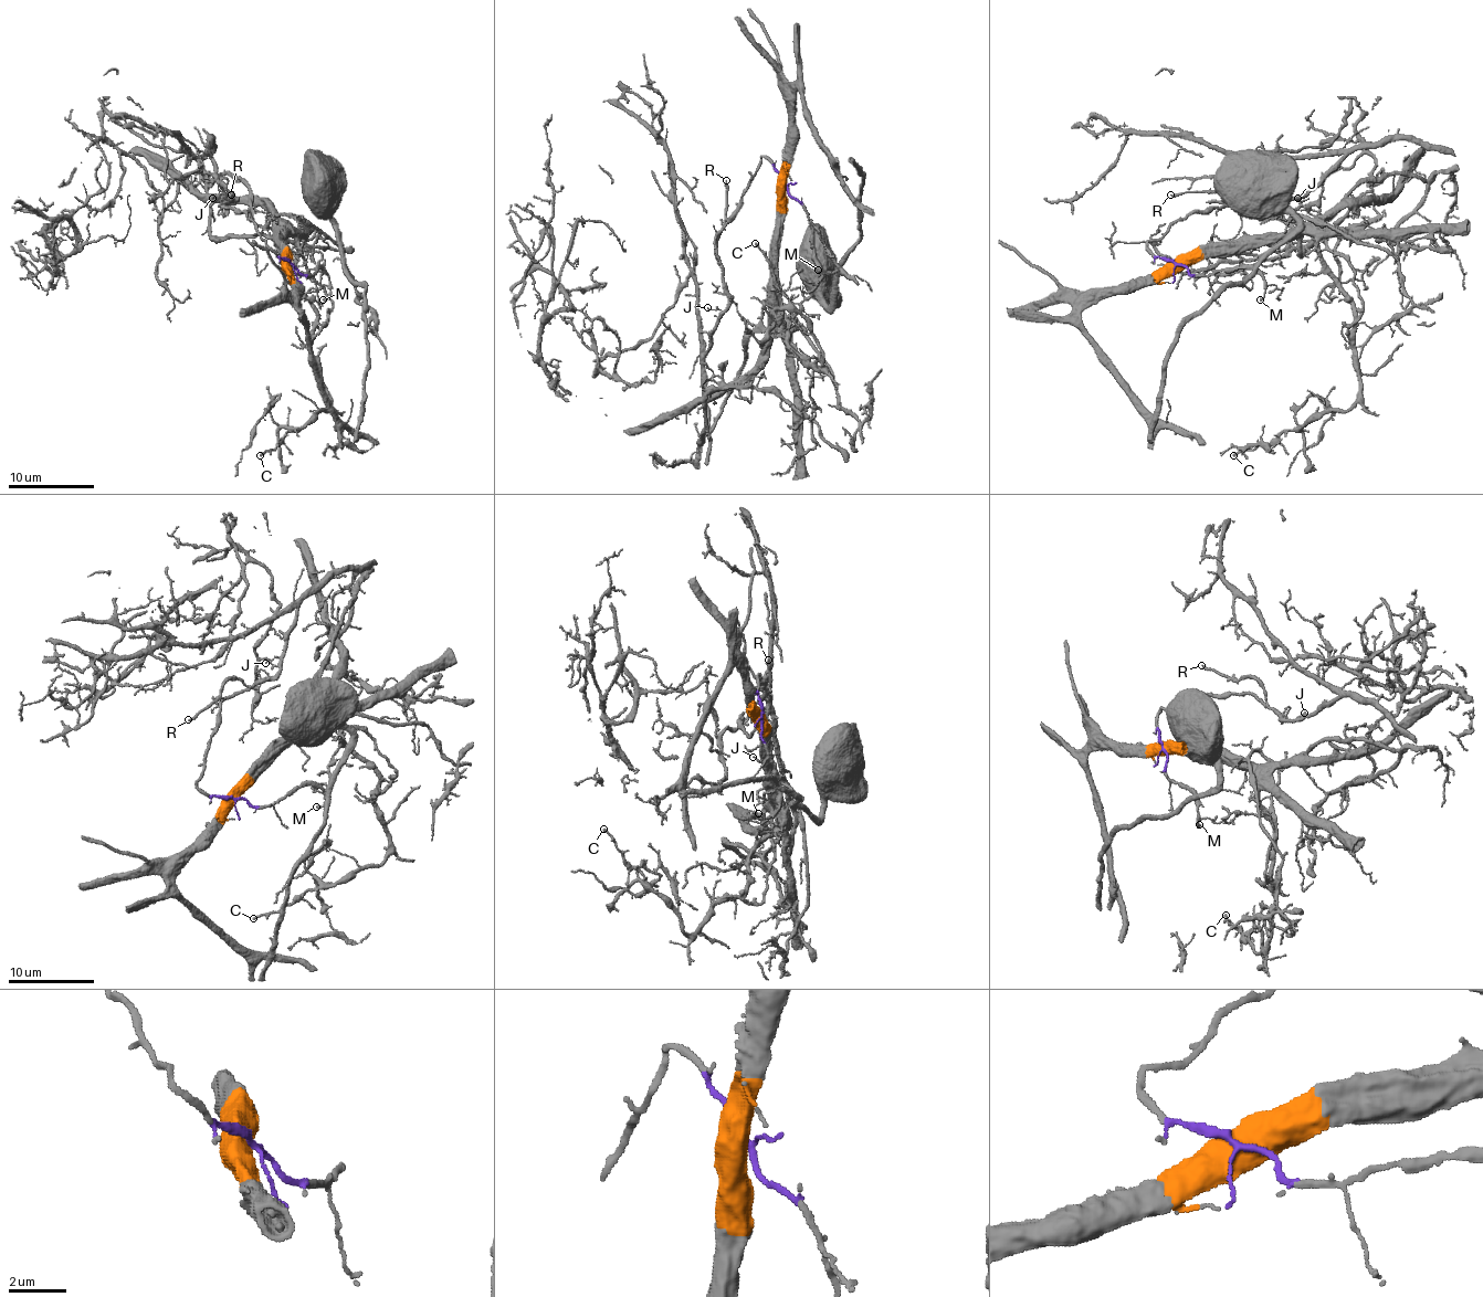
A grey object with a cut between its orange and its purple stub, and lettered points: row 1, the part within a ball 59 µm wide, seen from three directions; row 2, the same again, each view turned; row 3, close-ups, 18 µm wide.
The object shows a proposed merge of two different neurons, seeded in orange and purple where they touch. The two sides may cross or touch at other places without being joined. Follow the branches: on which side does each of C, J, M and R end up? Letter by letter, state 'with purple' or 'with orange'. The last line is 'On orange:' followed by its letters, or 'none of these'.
C: with orange
J: with purple
M: with purple
R: with purple
On orange: C

